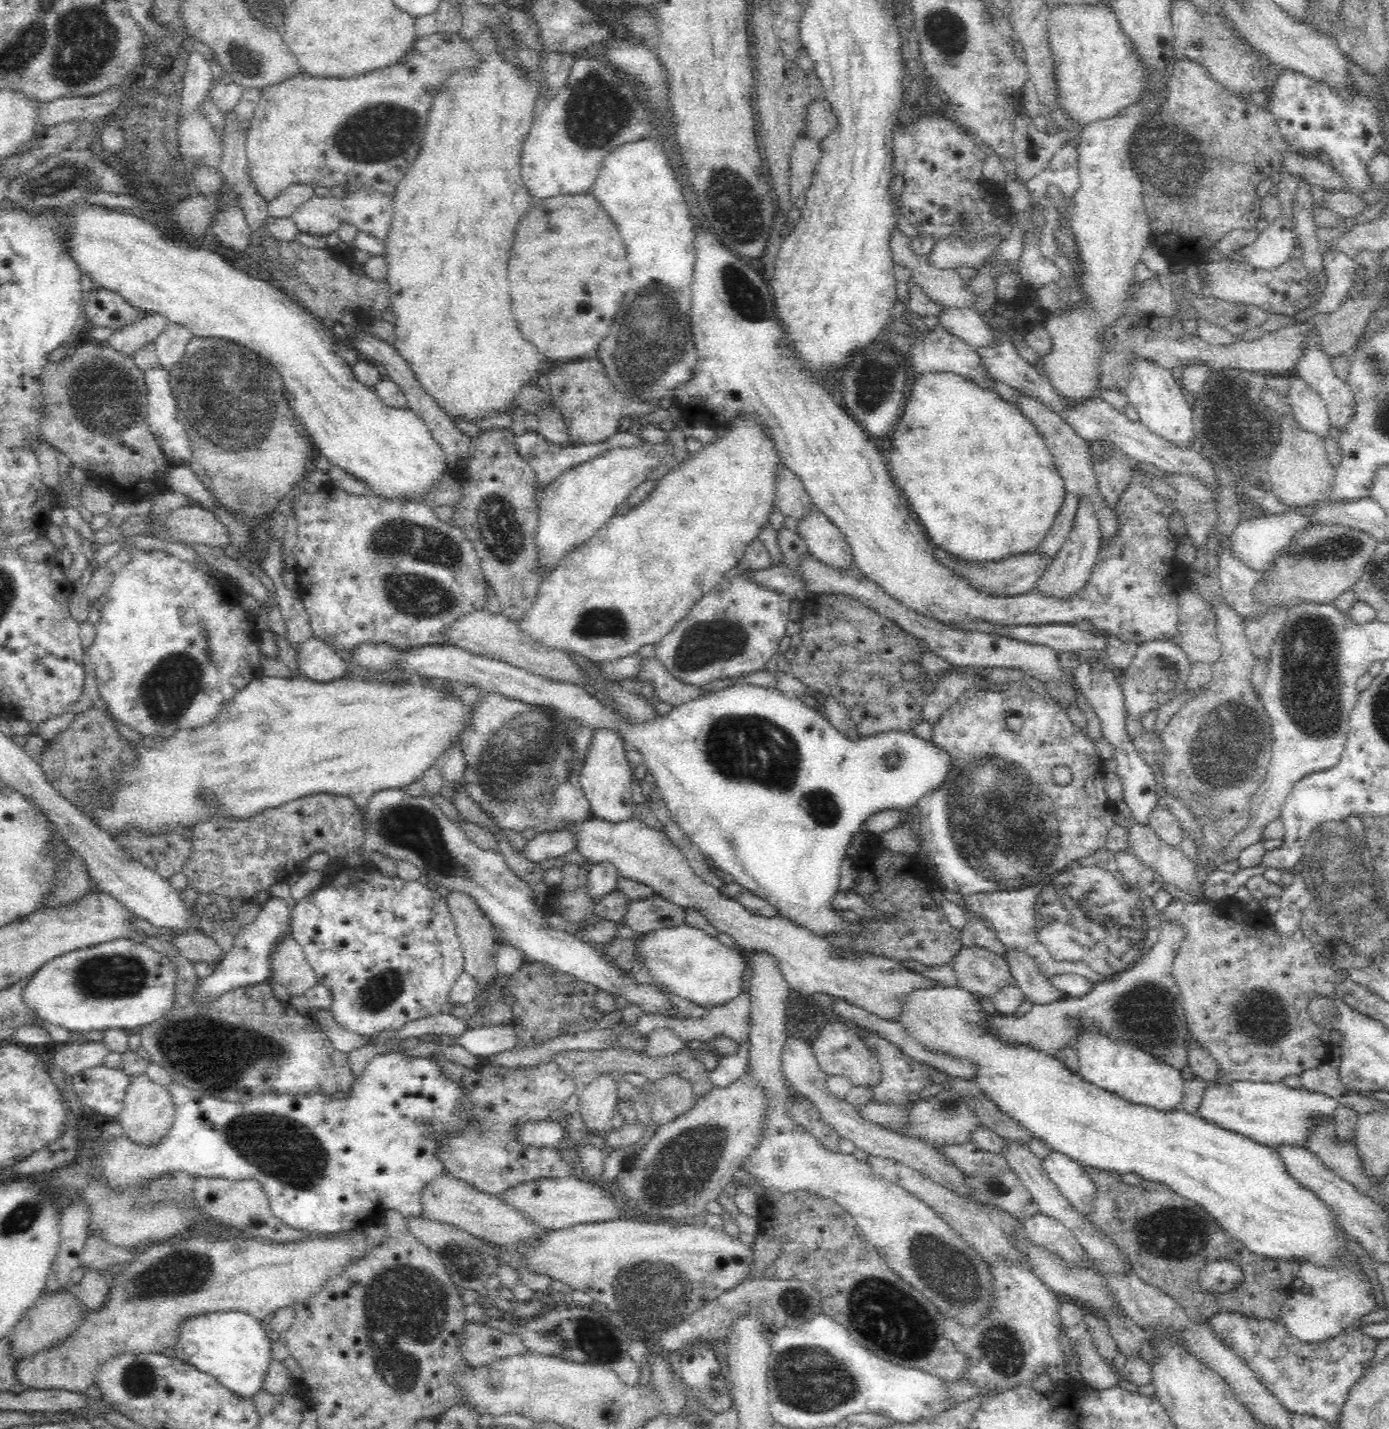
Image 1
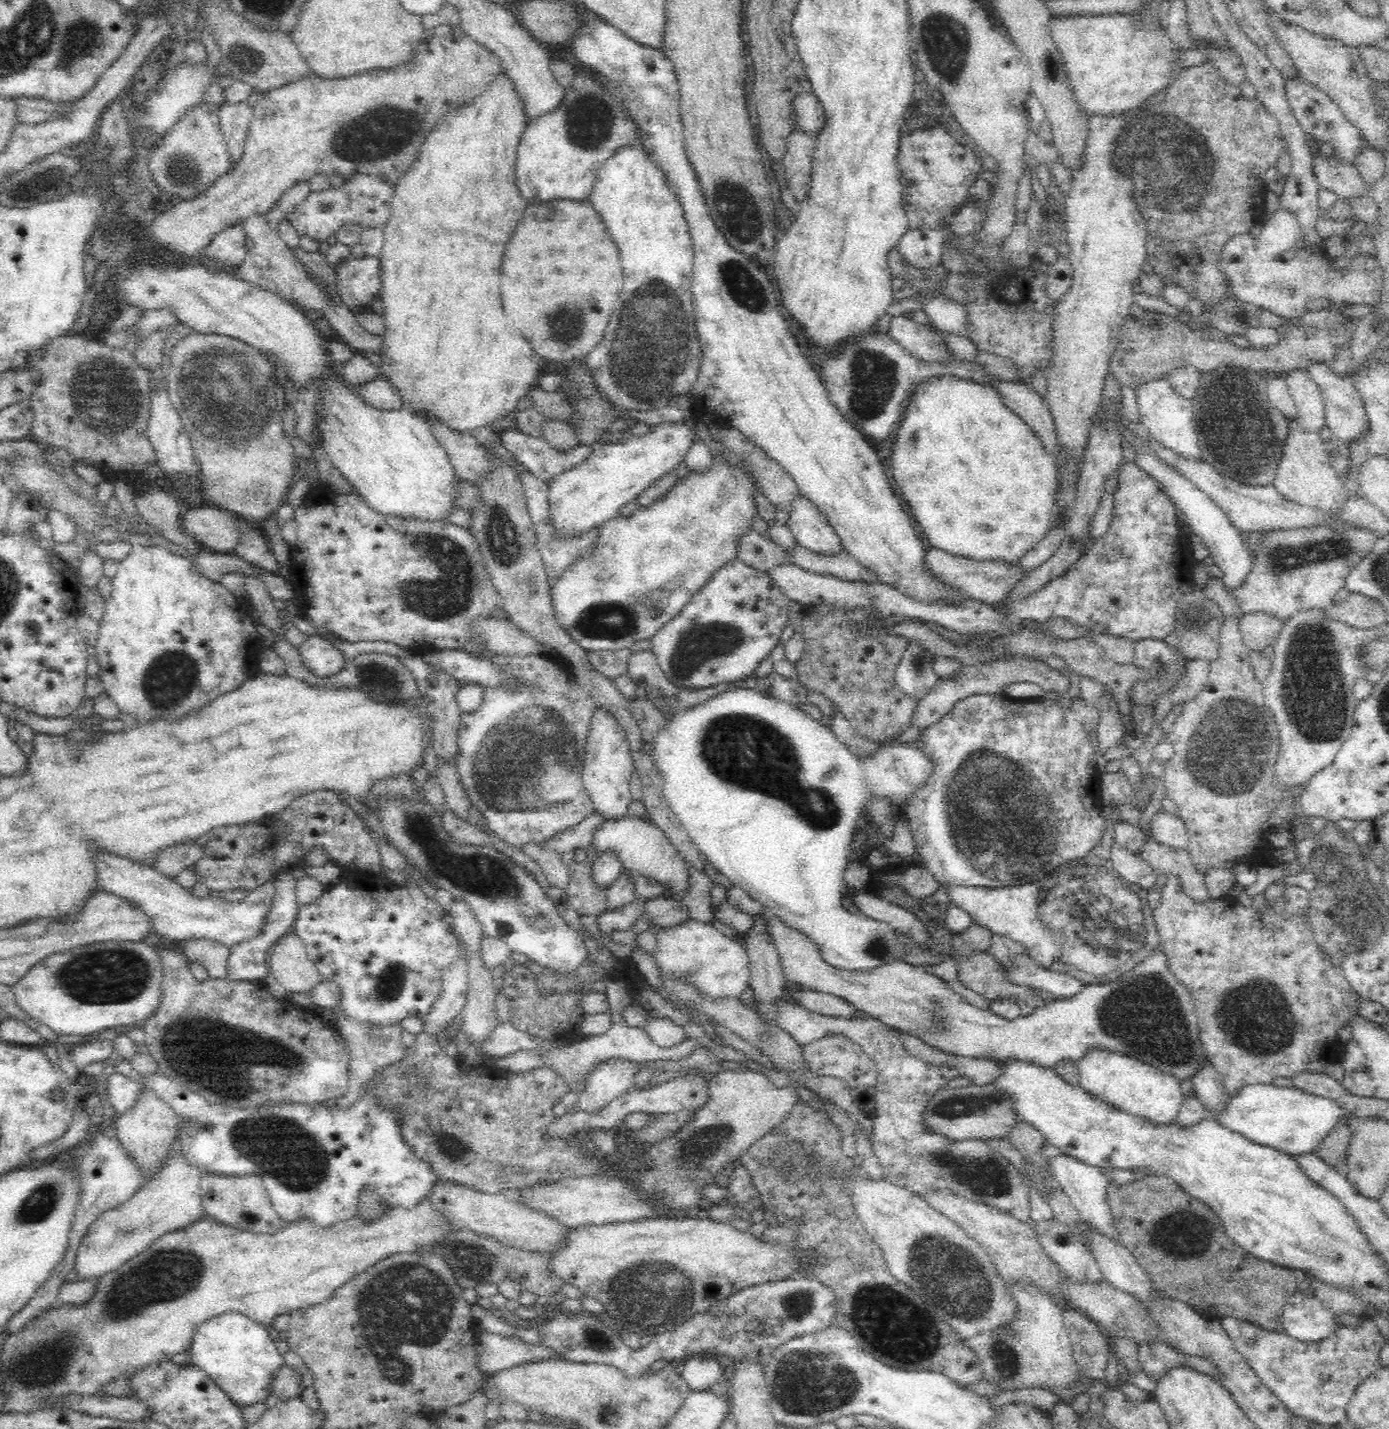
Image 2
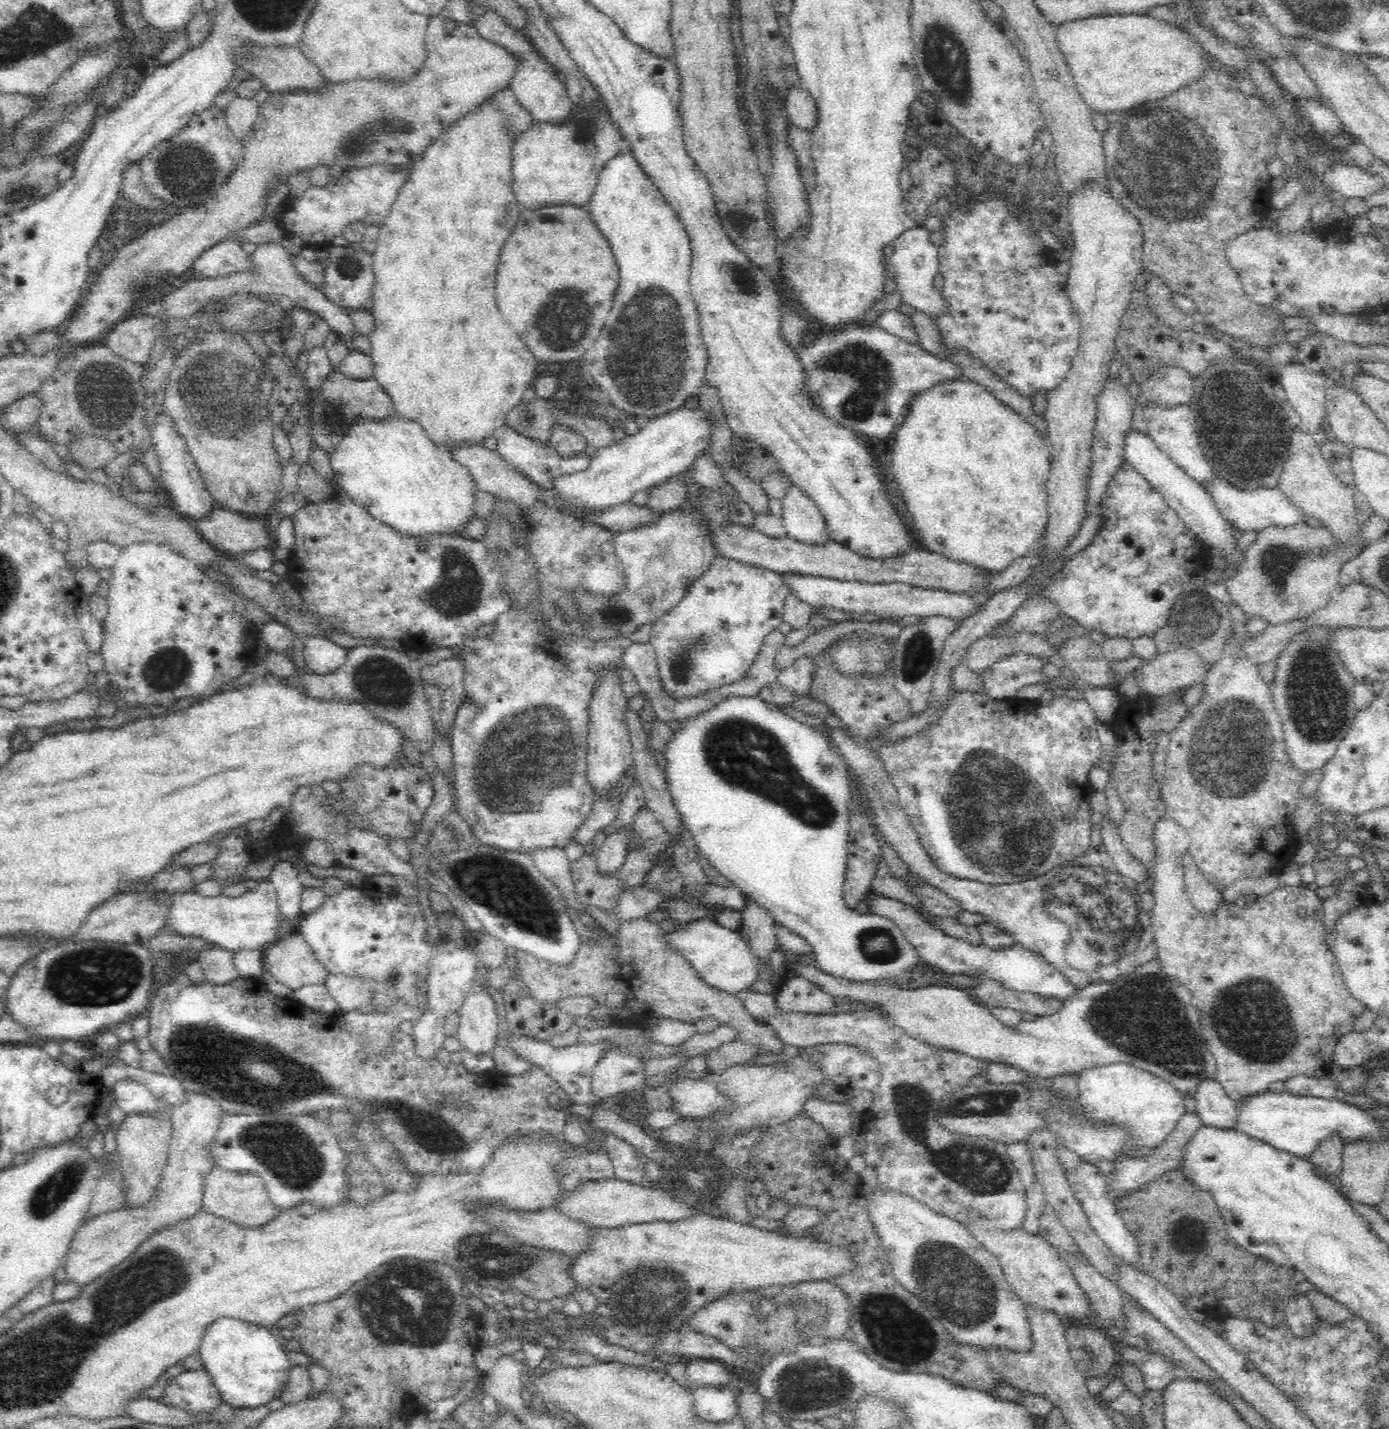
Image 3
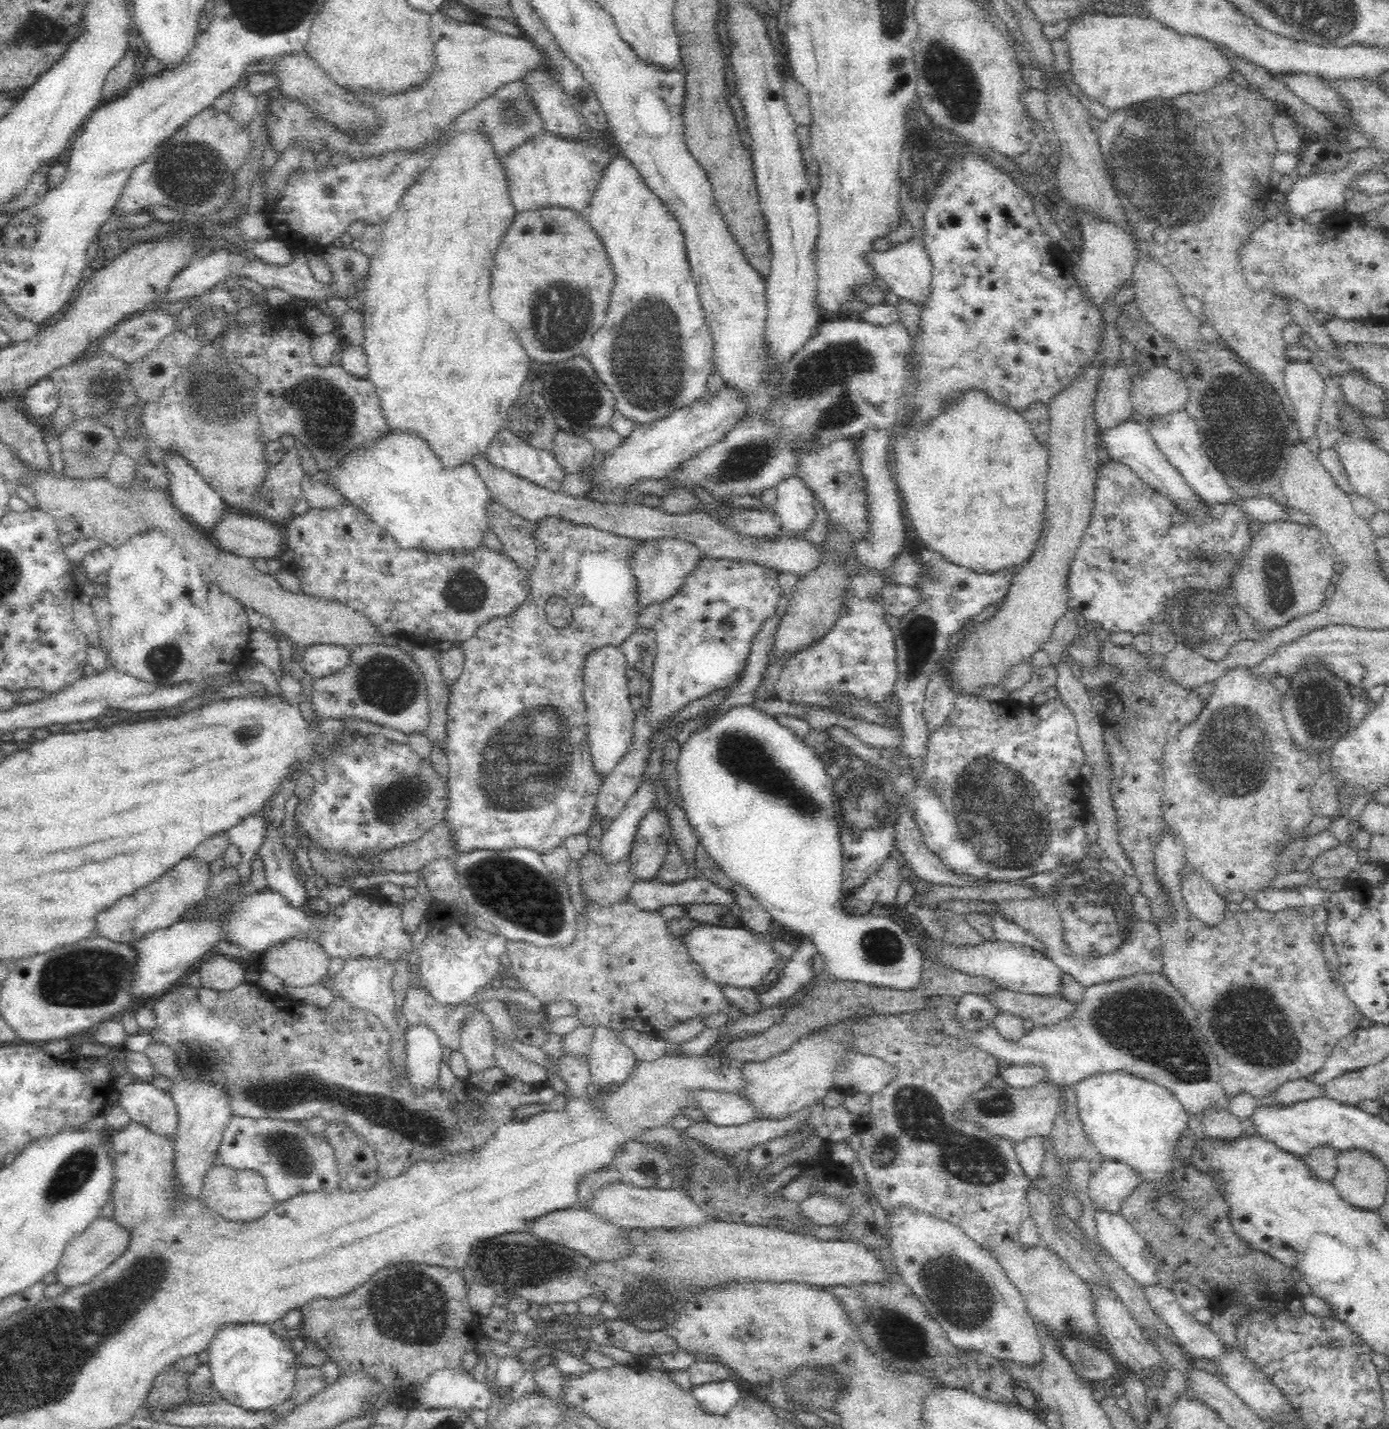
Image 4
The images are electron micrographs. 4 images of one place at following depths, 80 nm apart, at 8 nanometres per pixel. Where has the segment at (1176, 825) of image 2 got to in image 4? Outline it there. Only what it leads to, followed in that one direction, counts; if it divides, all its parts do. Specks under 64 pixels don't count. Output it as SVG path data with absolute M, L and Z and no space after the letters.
M1166 832L1161 843L1157 847L1156 865L1158 877L1164 881L1164 885L1166 885L1166 887L1170 889L1170 893L1172 893L1172 900L1170 901L1174 903L1176 922L1174 922L1174 924L1162 924L1162 928L1160 928L1164 974L1173 987L1181 992L1181 995L1194 1009L1197 1027L1205 1036L1208 1044L1212 1047L1214 1054L1218 1057L1218 1062L1220 1063L1220 1076L1222 1077L1222 1083L1224 1083L1226 1094L1232 1098L1236 1096L1236 1094L1246 1092L1246 1094L1250 1094L1250 1096L1253 1096L1256 1100L1264 1099L1268 1094L1270 1094L1270 1092L1274 1092L1277 1088L1280 1088L1282 1084L1289 1083L1290 1080L1303 1078L1310 1073L1318 1072L1326 1062L1326 1059L1329 1058L1334 1047L1336 1047L1337 1044L1349 1034L1349 1032L1358 1028L1358 1021L1363 1016L1358 1012L1355 1004L1345 993L1342 982L1332 981L1332 977L1330 977L1330 969L1326 964L1320 947L1322 930L1319 925L1315 925L1314 920L1310 915L1306 915L1306 913L1302 912L1299 912L1298 915L1298 911L1294 911L1294 909L1286 910L1285 912L1278 912L1277 915L1271 915L1269 912L1263 911L1258 907L1254 907L1252 910L1243 913L1241 911L1233 913L1228 910L1226 912L1226 918L1218 924L1218 926L1214 929L1205 928L1186 910L1184 904L1185 900L1180 893L1182 878L1177 875L1177 870L1181 865L1181 860L1181 844L1175 842L1173 836Z

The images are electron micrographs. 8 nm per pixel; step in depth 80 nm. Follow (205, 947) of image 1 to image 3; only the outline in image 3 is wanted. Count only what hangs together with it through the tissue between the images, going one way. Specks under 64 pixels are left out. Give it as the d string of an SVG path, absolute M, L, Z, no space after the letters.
M215 945L214 948L206 948L198 954L198 964L204 973L205 982L212 986L224 986L232 980L240 980L242 973L234 965L233 952Z

